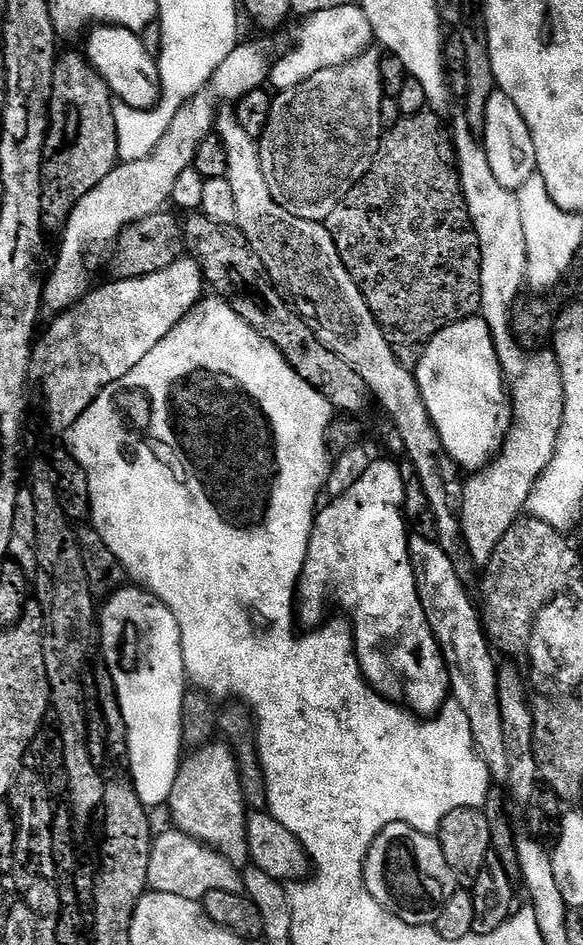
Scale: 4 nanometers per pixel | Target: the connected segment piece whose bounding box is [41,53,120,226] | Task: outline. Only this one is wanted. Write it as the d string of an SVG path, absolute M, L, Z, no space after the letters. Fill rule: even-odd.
M61 53L54 64L50 96L58 104L75 108L78 114L74 143L68 149L58 153L54 162L45 161L42 166L41 206L43 219L47 225L63 225L74 206L84 195L96 188L100 181L119 163L117 136L118 116L114 114L112 89L101 78L100 73L80 53ZM54 182L60 182L60 188L66 192L54 192Z

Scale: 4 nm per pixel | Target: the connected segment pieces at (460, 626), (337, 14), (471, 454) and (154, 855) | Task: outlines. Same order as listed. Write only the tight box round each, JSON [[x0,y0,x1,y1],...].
[[408,535,503,765],[270,2,373,90],[414,314,510,469],[148,830,244,901]]

